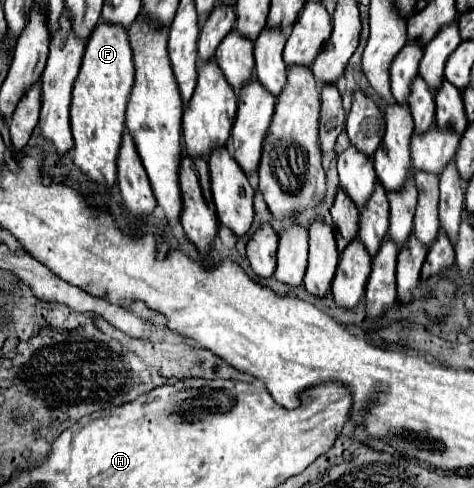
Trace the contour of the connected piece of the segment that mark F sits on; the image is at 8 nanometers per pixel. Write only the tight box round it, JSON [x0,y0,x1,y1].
[71,20,133,186]

